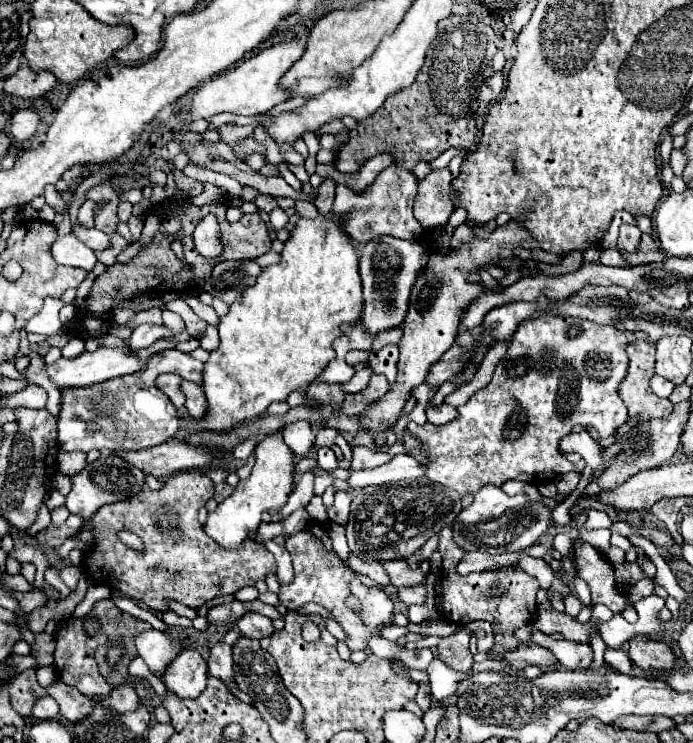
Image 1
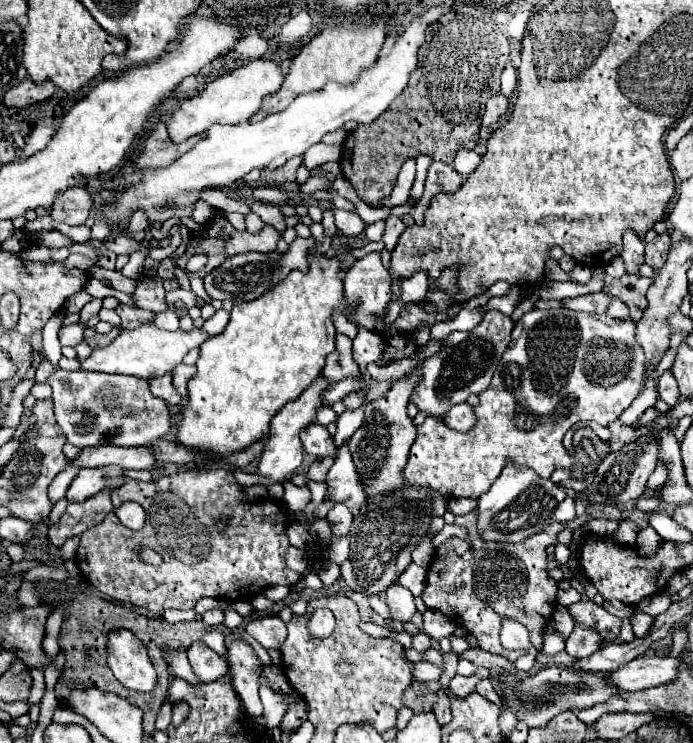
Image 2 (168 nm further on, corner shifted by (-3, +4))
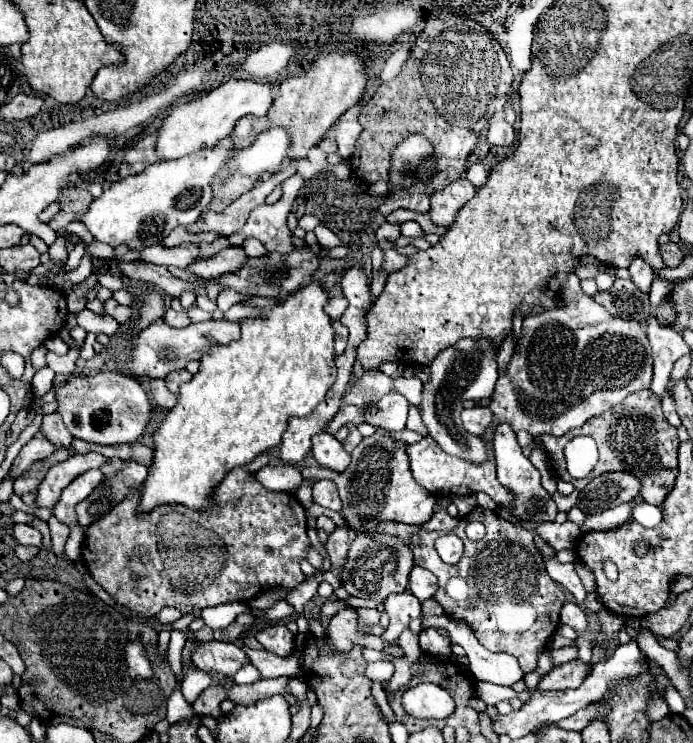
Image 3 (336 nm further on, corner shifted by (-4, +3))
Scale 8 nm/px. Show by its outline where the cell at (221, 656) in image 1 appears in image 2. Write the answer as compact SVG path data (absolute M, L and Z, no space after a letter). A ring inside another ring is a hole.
M238 639L228 647L228 665L232 669L232 685L240 693L246 703L250 717L262 715L262 703L258 697L260 681L262 681L262 661L254 653L254 649Z

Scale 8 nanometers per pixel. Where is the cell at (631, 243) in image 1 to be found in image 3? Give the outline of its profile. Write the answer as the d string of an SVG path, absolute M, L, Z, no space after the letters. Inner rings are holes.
M635 256L635 260L631 260L631 264L629 264L629 274L631 274L631 282L633 282L639 290L649 292L651 282L653 282L653 268L651 268L641 256Z

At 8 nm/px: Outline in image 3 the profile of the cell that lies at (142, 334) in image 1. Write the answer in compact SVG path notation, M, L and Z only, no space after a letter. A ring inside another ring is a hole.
M167 308L167 312L165 312L163 320L165 320L167 324L171 324L173 328L183 328L183 326L187 326L187 324L189 324L187 312L175 312L173 308Z

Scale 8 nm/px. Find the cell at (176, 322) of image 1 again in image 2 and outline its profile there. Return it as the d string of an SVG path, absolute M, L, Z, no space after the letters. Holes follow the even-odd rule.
M146 275L142 279L140 279L136 291L132 293L132 299L134 299L136 307L150 309L154 313L166 311L168 305L166 305L166 291L163 287L163 281L157 277L146 277Z

